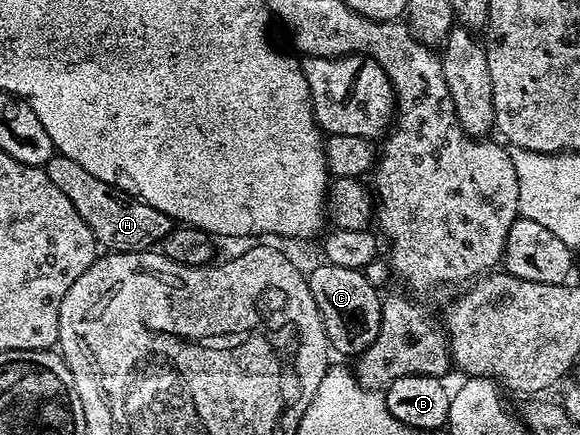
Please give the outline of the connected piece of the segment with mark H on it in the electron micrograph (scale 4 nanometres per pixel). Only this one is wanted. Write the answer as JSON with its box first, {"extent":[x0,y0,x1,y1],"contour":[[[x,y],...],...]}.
{"extent":[45,153,173,254],"contour":[[[56,153],[54,158],[49,159],[45,169],[49,180],[53,180],[53,184],[65,192],[69,204],[77,208],[77,216],[89,224],[89,232],[93,232],[96,243],[104,251],[124,254],[151,250],[154,242],[155,245],[162,243],[163,237],[173,228],[172,220],[165,216],[165,212],[157,212],[157,208],[145,204],[138,196],[124,194],[115,186],[105,184],[105,180],[97,180],[97,176],[85,172],[85,168],[69,160],[69,156]]]}

